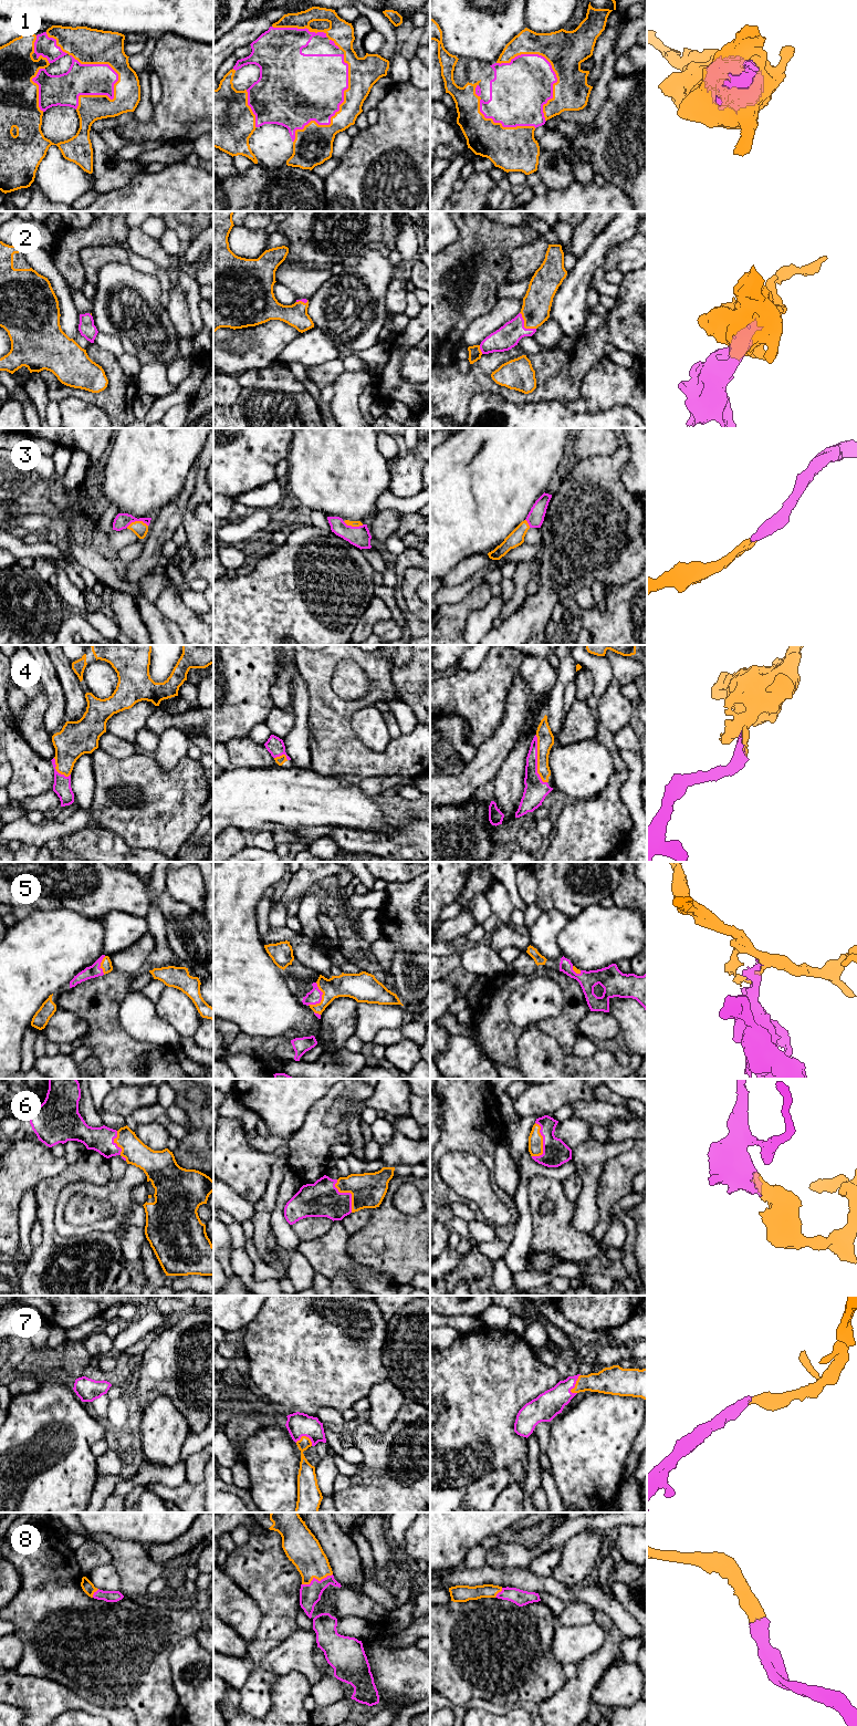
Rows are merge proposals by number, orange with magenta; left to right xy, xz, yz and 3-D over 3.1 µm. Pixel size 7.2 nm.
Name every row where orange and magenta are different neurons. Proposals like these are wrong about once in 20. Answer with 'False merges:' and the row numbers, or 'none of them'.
False merges: none of them

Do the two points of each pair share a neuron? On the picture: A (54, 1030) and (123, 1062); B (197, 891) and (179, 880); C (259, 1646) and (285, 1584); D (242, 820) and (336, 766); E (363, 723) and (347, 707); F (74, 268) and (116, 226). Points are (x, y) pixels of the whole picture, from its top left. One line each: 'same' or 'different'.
A: different
B: same
C: same
D: different
E: different
F: same

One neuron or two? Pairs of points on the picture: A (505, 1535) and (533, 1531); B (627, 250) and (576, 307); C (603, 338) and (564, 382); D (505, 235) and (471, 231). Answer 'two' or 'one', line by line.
A: one
B: two
C: two
D: one

